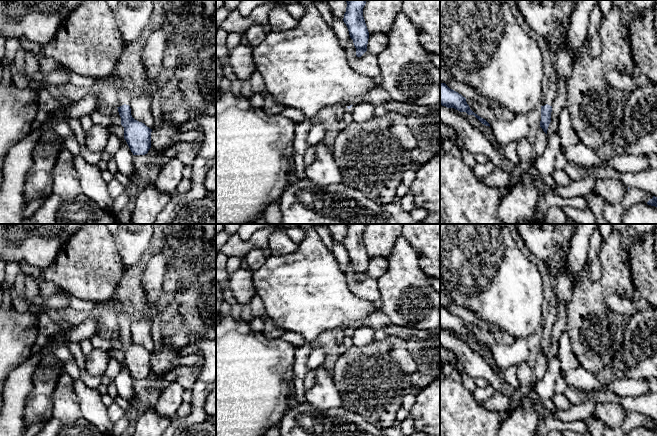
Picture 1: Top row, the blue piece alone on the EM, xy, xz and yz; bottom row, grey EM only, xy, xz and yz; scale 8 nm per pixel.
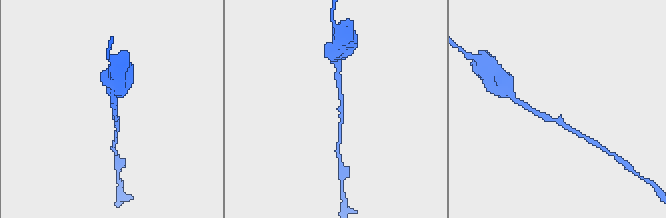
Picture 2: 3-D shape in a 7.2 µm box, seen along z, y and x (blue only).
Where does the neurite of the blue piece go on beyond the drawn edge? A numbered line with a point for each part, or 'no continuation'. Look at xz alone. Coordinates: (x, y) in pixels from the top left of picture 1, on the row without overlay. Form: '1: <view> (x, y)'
1: xz (344, 330)

